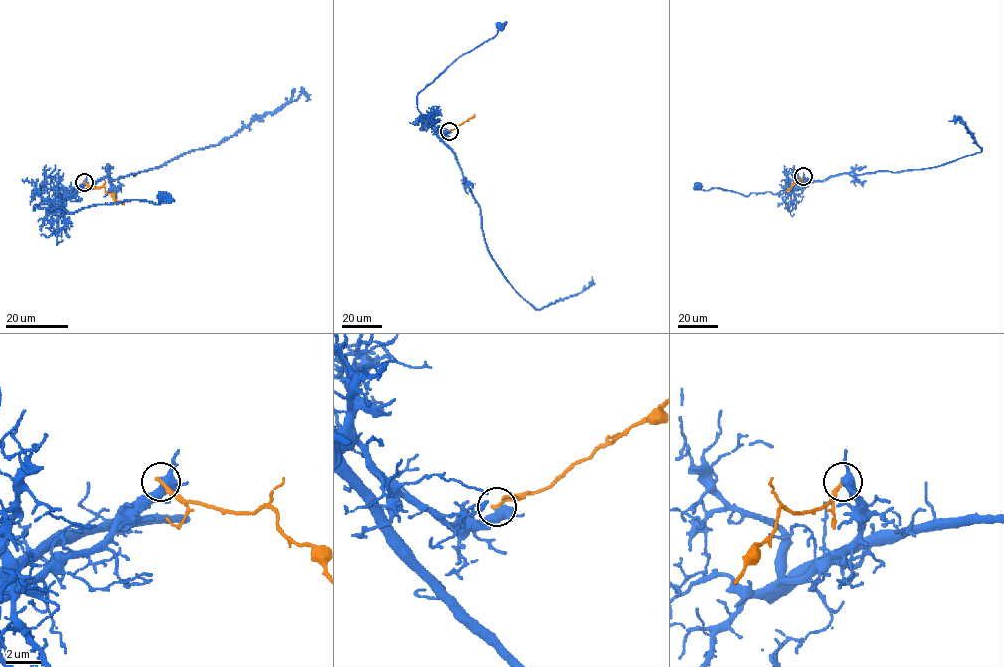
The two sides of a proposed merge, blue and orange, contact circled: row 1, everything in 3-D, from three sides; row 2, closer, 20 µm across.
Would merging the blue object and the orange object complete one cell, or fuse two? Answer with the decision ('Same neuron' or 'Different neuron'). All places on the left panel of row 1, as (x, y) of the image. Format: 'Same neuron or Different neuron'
Different neuron

